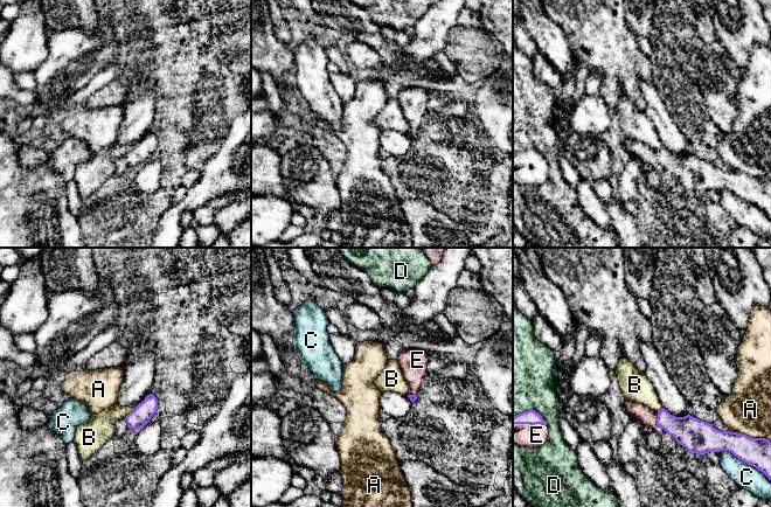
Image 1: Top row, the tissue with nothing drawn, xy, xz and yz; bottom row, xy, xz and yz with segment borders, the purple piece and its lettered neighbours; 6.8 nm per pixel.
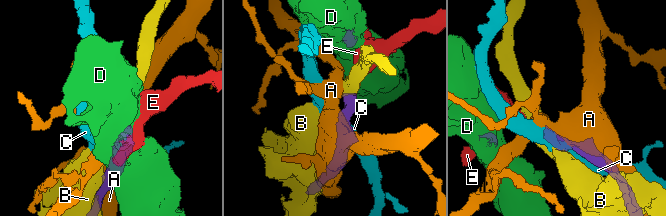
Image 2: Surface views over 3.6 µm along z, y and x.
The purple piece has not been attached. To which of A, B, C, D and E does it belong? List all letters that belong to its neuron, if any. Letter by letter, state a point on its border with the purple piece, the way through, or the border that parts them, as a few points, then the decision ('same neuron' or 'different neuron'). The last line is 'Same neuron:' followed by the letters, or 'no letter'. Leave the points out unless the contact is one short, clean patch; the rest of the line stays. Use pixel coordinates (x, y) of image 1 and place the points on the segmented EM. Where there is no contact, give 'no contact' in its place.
A: meets purple in yz at (750, 437); different neuron
B: meets purple in xy at (131, 411); different neuron
C: meets purple in yz at (745, 462); different neuron
D: meets purple in yz at (532, 409); border along yz (513, 416), (534, 409), (547, 424); different neuron
E: meets purple in yz at (657, 419); same neuron
Same neuron: E

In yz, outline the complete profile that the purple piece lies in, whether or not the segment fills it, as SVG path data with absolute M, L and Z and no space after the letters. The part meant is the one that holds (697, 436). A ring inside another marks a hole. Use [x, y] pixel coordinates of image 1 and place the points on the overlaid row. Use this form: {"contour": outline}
{"contour": "M625 398L625 407L633 419L648 429L657 426L673 436L678 444L690 453L729 451L735 457L756 467L771 480L771 442L746 435L720 431L713 424L690 416L675 417L666 409L658 412L648 407Z"}

